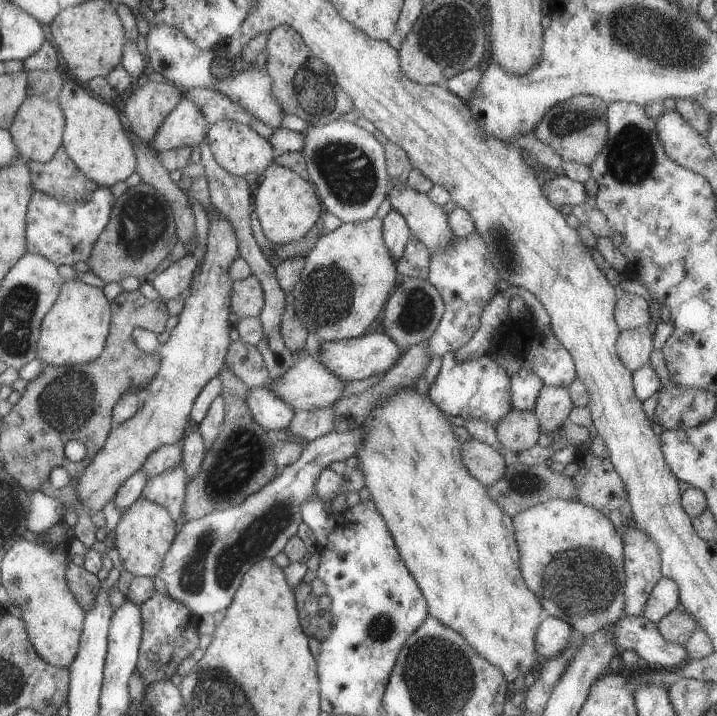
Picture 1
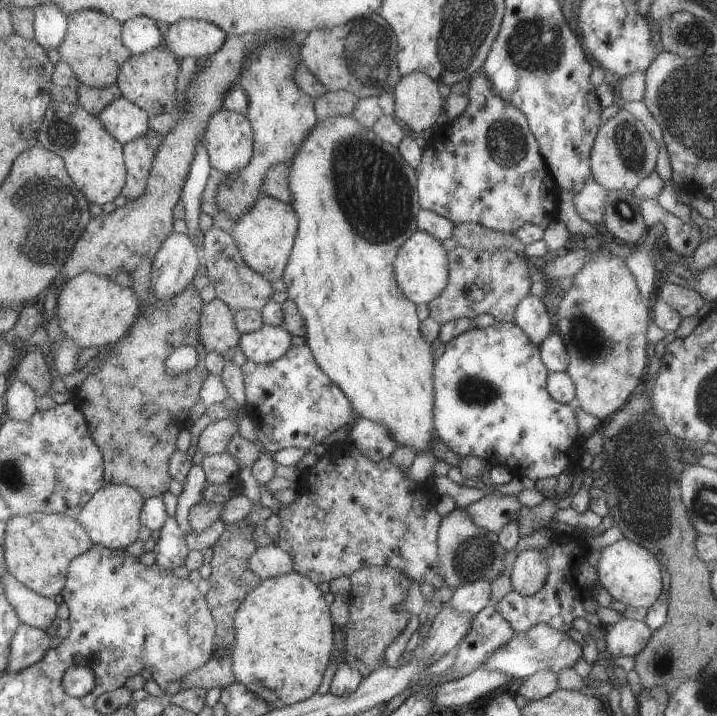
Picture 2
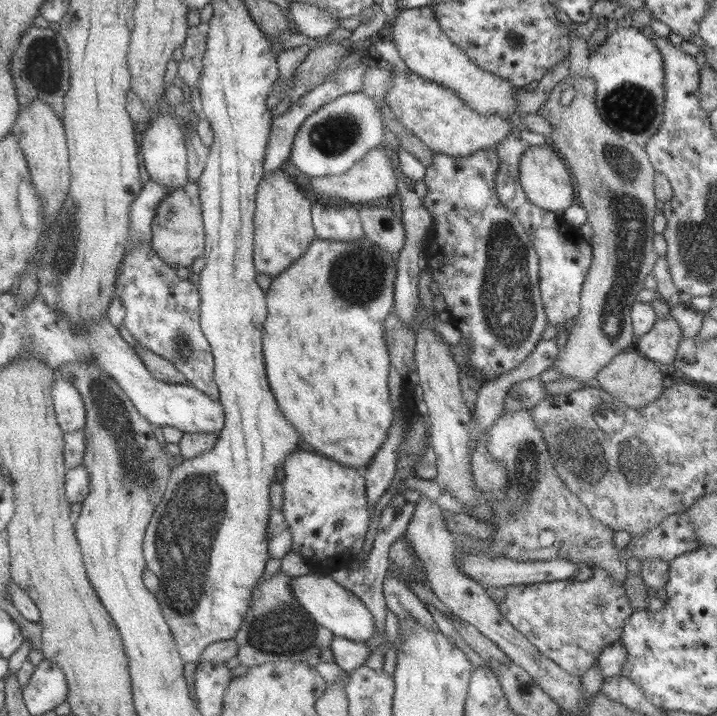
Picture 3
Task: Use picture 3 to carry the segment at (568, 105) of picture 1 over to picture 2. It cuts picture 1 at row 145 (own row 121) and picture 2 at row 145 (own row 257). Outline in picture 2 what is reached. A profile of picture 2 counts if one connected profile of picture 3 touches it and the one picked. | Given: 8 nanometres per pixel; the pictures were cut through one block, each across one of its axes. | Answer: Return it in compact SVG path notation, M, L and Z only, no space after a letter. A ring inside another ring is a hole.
M621 108L614 118L602 124L591 151L593 178L608 191L633 192L636 186L655 172L659 145L649 134L646 126L630 112Z

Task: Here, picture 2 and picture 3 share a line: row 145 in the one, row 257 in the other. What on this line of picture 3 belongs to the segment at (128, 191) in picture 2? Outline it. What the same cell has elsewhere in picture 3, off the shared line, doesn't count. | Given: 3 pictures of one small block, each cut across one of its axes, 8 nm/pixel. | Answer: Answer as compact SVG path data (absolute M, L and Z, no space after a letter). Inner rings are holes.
M138 242L136 248L128 250L118 268L116 277L116 298L123 302L126 308L124 324L133 338L144 345L154 354L164 357L188 378L188 384L208 394L212 400L219 400L220 392L214 378L215 362L208 339L204 336L200 326L201 300L199 283L192 283L189 279L178 277L177 268L170 267L162 261L151 242Z

